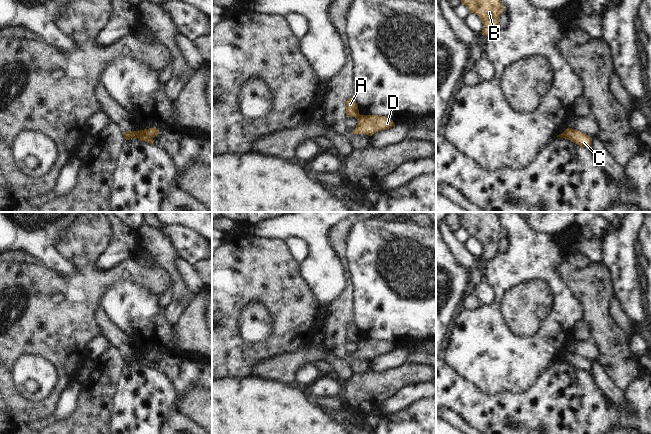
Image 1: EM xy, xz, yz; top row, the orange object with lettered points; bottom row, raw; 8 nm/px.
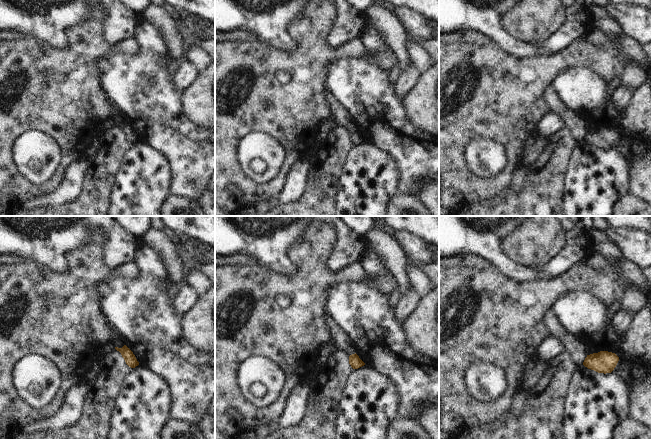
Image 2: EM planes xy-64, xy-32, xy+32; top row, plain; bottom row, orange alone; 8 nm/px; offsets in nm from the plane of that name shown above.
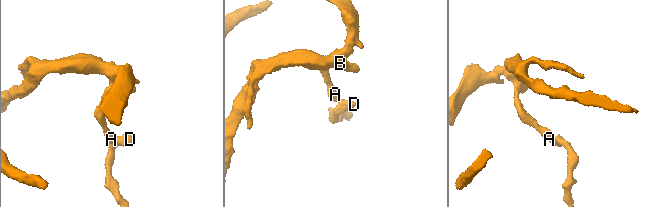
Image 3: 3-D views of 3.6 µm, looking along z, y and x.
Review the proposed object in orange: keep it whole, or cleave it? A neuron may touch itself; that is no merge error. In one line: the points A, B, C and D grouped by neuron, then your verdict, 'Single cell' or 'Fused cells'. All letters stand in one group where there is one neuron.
Groups: A B / C D. Fused cells

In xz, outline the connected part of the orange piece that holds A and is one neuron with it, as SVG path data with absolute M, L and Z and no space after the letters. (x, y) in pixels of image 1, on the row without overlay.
M349 322L346 325L346 339L347 341L355 341L358 342L360 340L359 338L359 333L358 333L358 329L355 326L354 322Z

